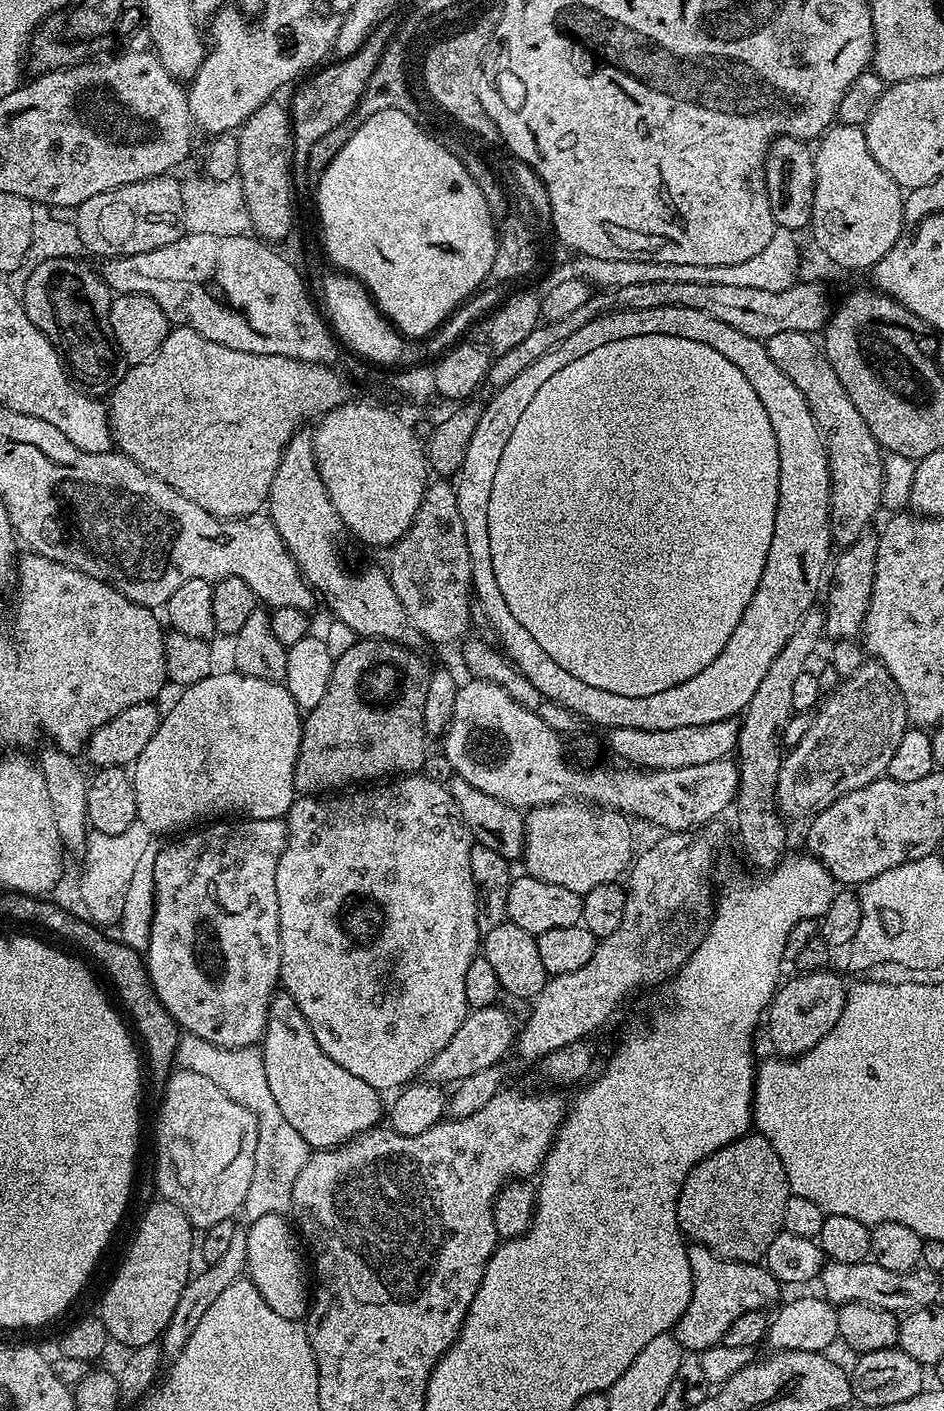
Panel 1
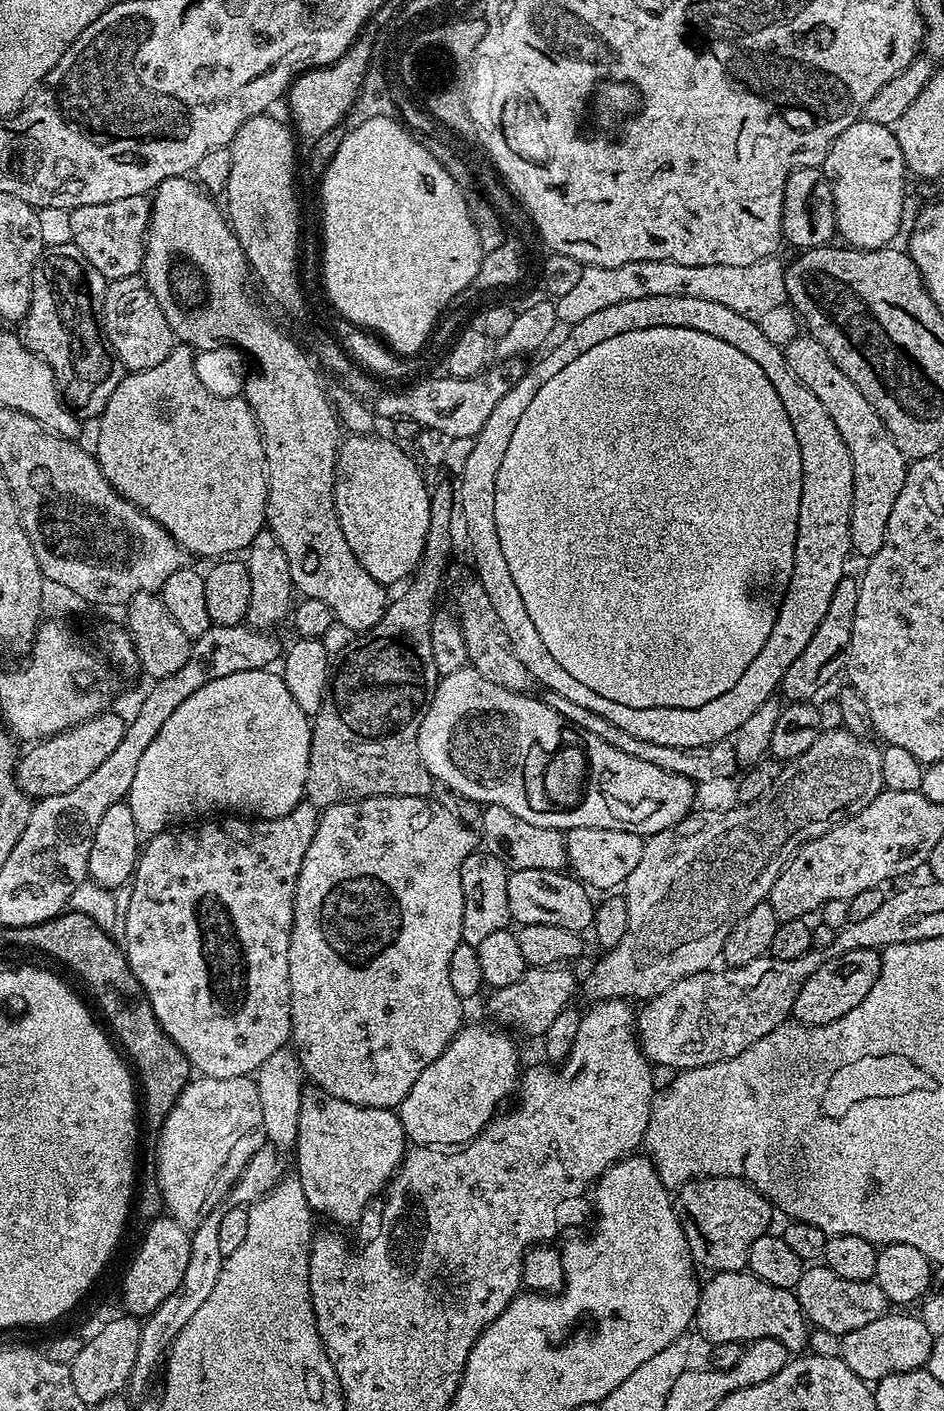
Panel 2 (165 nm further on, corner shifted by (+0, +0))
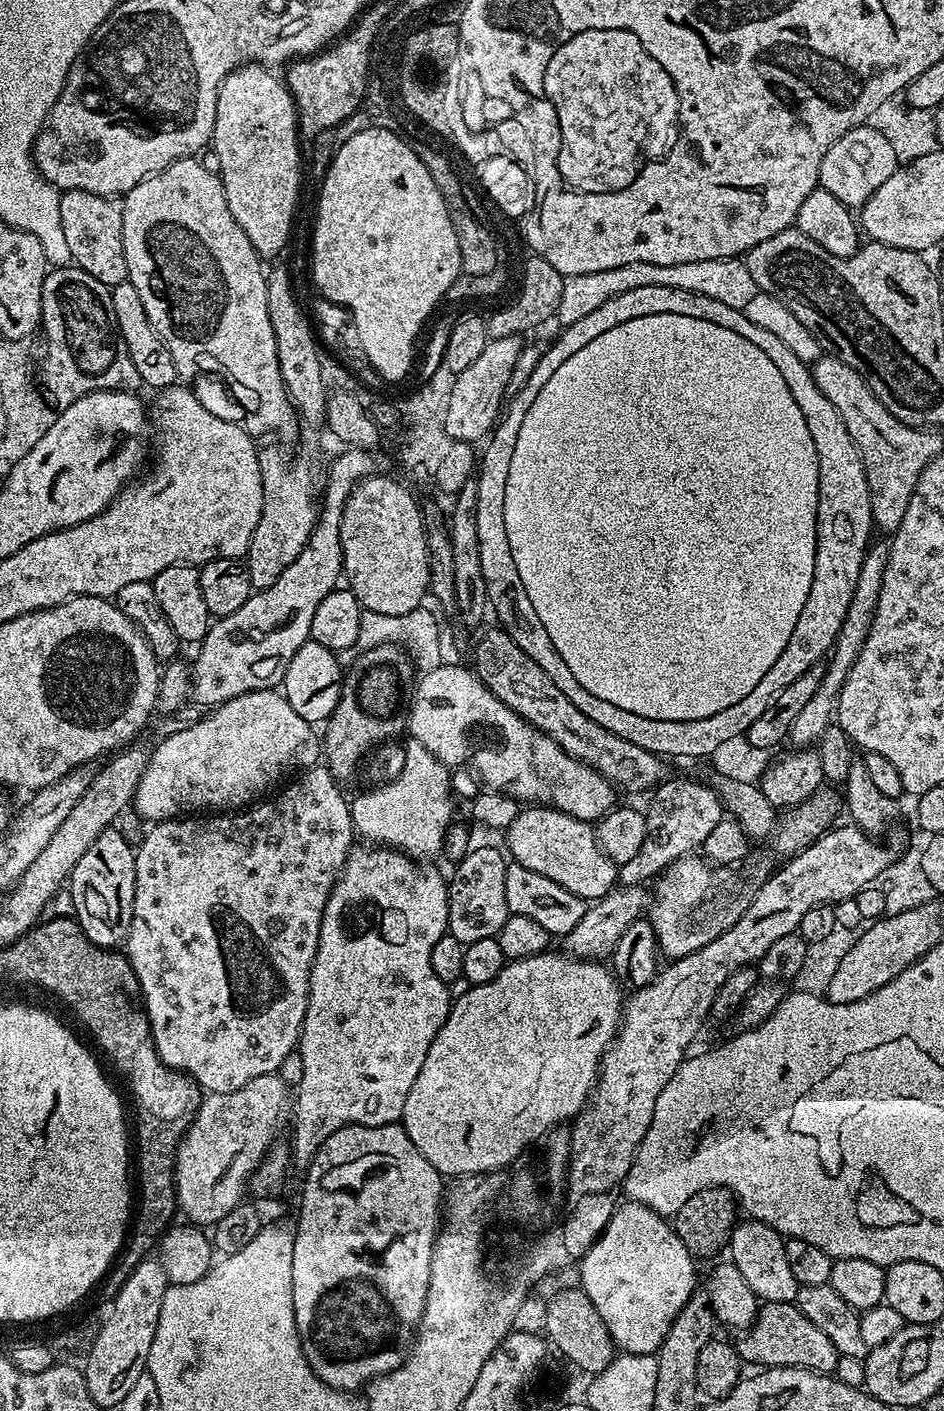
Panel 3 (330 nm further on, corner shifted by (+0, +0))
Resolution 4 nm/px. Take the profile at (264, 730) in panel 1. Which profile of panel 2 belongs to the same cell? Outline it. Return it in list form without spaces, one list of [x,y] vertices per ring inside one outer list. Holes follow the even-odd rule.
[[[259,668],[258,670],[242,670],[238,674],[226,674],[226,678],[214,678],[206,682],[206,686],[201,686],[162,722],[162,730],[158,730],[154,742],[146,746],[142,759],[138,761],[138,770],[134,774],[134,783],[130,785],[130,790],[126,797],[126,802],[130,806],[130,814],[134,814],[134,822],[137,829],[144,834],[155,834],[169,831],[173,826],[183,825],[191,816],[200,816],[203,812],[208,814],[239,814],[244,818],[259,818],[261,820],[273,820],[279,816],[290,814],[294,806],[298,806],[304,799],[304,787],[306,786],[306,774],[308,773],[308,763],[310,762],[310,738],[312,737],[312,726],[309,713],[300,709],[298,702],[294,702],[294,697],[290,695],[290,690],[286,690],[286,682],[279,671]]]

